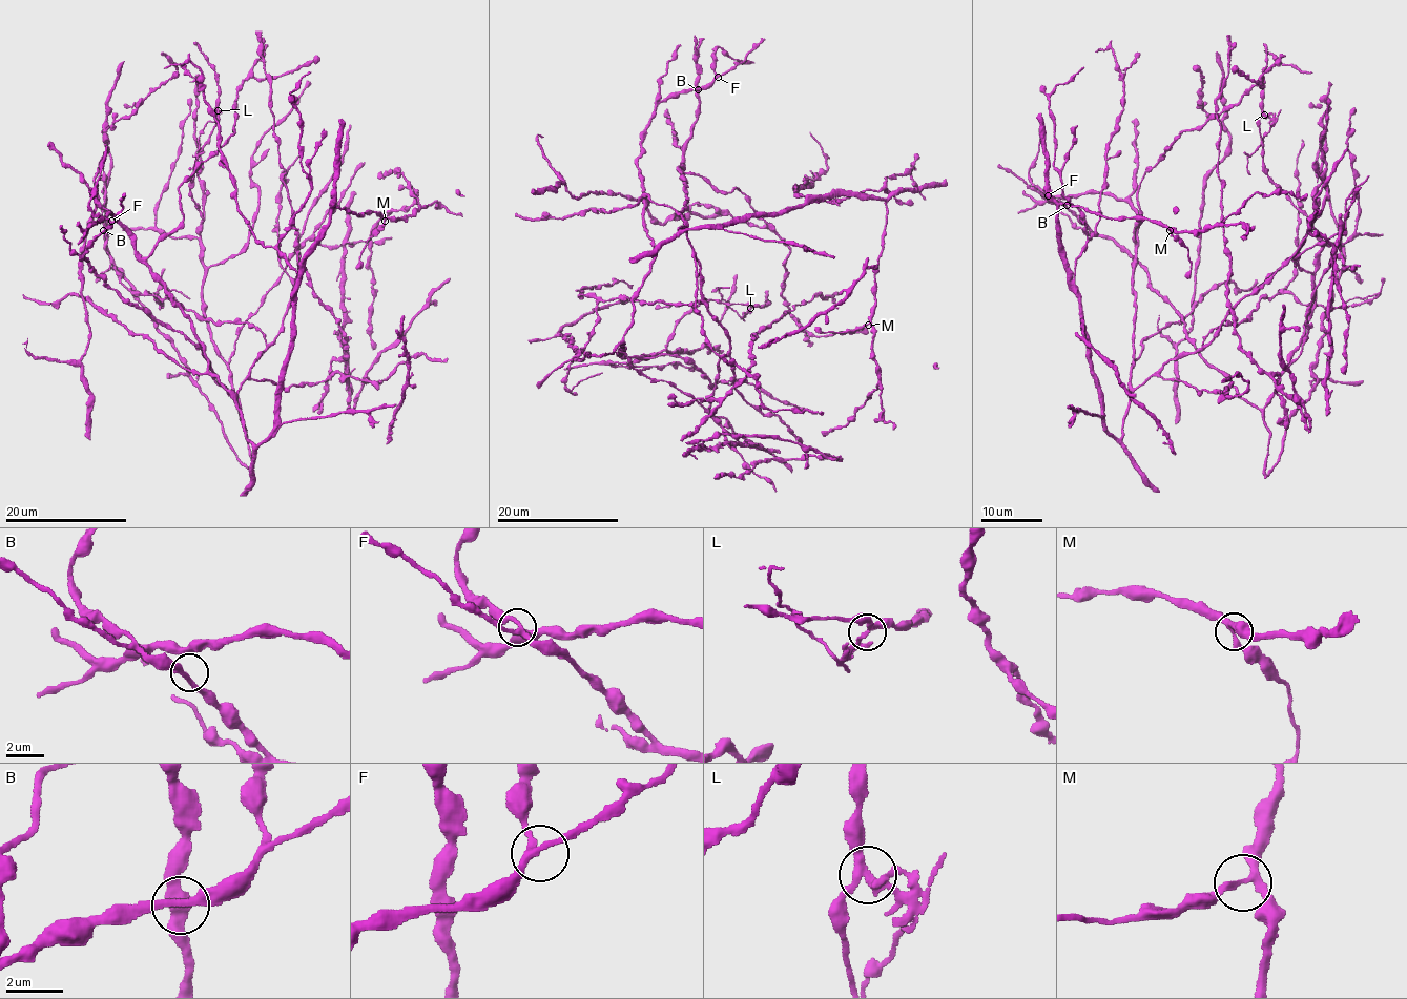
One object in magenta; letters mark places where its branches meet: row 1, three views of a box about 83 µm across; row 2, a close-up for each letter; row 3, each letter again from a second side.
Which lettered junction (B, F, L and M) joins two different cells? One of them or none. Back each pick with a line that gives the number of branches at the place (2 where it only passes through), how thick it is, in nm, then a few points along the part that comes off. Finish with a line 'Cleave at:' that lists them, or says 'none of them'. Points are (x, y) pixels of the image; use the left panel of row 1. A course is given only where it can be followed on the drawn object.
L: branches 3; calibre 240 nm; course (216, 110), (216, 120), (209, 122), (198, 142), (199, 173)
Cleave at: L

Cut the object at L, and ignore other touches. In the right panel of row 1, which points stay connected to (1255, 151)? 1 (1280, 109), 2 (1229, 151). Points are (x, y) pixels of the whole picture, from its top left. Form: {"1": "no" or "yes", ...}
{"1": "yes", "2": "no"}

